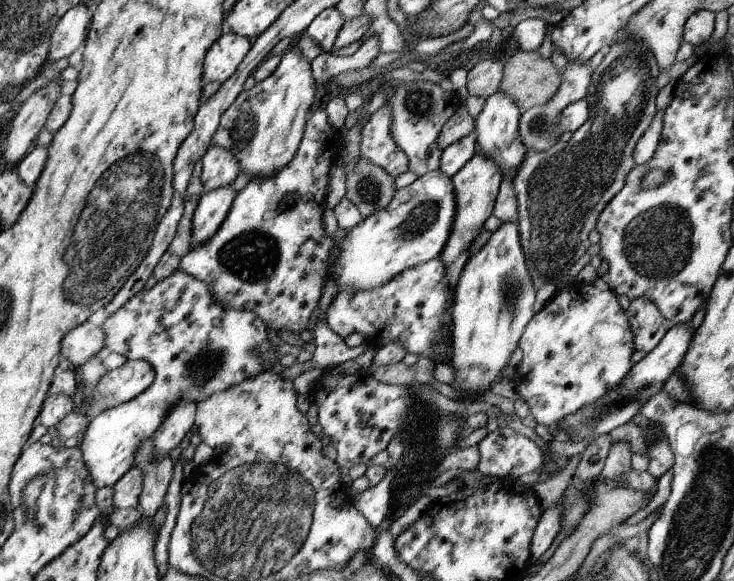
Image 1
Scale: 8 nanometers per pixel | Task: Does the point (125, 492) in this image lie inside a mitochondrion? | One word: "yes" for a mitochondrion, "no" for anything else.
no

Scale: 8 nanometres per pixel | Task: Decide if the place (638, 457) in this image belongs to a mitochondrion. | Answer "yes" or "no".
no

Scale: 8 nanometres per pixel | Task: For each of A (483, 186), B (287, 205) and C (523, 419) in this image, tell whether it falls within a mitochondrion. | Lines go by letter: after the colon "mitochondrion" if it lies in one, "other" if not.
A: other
B: other
C: other

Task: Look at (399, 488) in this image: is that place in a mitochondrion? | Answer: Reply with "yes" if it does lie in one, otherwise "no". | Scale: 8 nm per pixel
no

